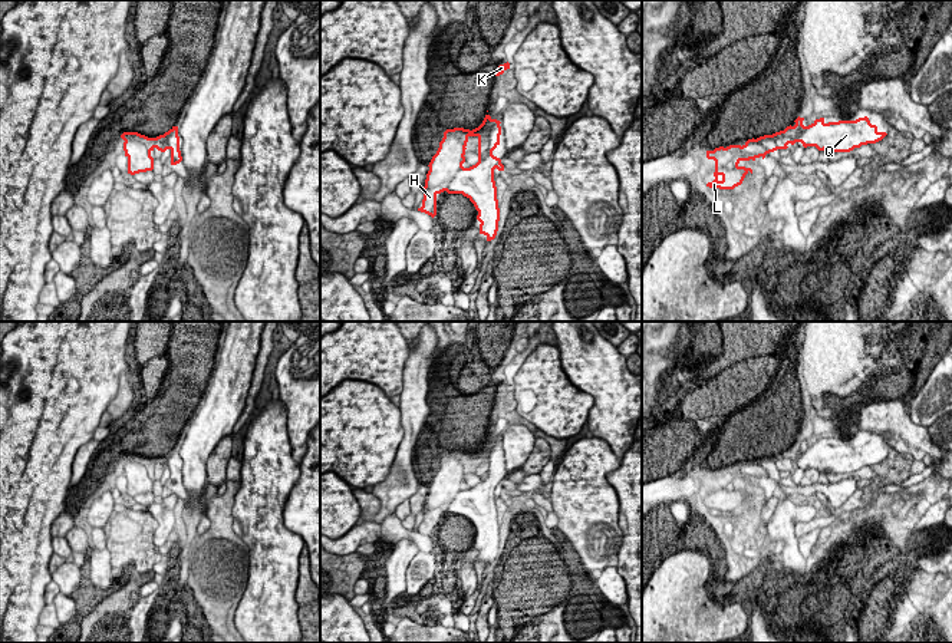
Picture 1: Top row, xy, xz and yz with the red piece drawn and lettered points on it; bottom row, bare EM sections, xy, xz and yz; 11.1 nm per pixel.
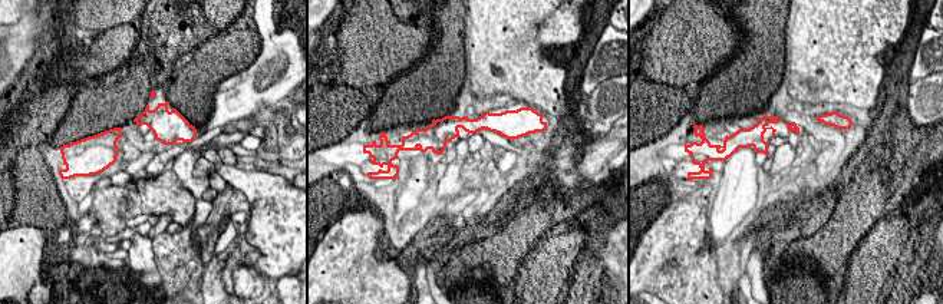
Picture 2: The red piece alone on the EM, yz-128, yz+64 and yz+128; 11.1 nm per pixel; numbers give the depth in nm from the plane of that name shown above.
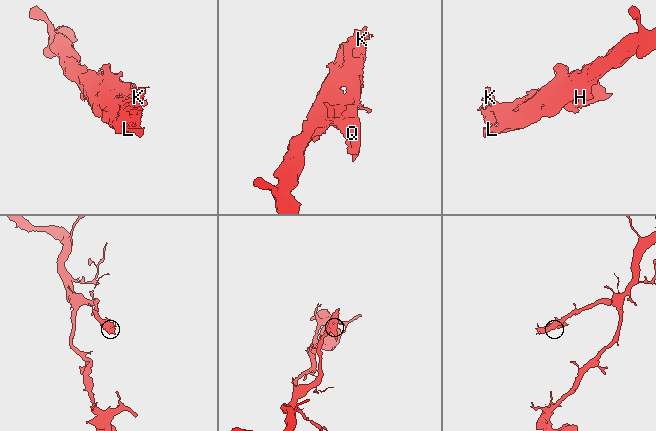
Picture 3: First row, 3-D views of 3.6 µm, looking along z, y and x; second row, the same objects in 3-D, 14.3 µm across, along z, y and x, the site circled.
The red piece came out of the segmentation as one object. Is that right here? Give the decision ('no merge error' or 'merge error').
no merge error

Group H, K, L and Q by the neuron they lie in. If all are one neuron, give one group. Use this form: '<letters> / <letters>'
H K L Q

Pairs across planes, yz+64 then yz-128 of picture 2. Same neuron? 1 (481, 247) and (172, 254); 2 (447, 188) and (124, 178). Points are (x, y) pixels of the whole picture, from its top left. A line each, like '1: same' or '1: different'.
1: same
2: same

